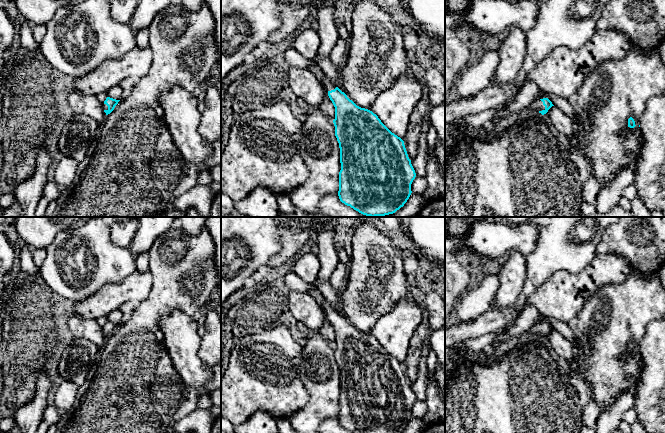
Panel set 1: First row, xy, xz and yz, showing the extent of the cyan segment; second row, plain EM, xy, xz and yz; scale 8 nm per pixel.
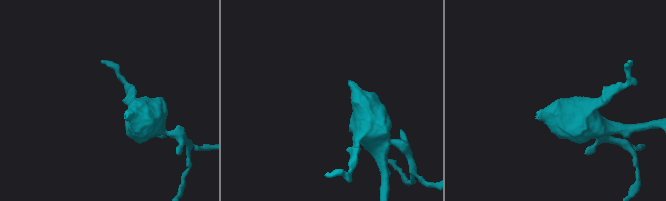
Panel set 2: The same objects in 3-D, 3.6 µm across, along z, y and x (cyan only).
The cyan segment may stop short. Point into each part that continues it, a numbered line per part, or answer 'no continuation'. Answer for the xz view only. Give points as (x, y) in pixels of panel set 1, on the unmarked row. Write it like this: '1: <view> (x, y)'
1: xz (328, 309)

